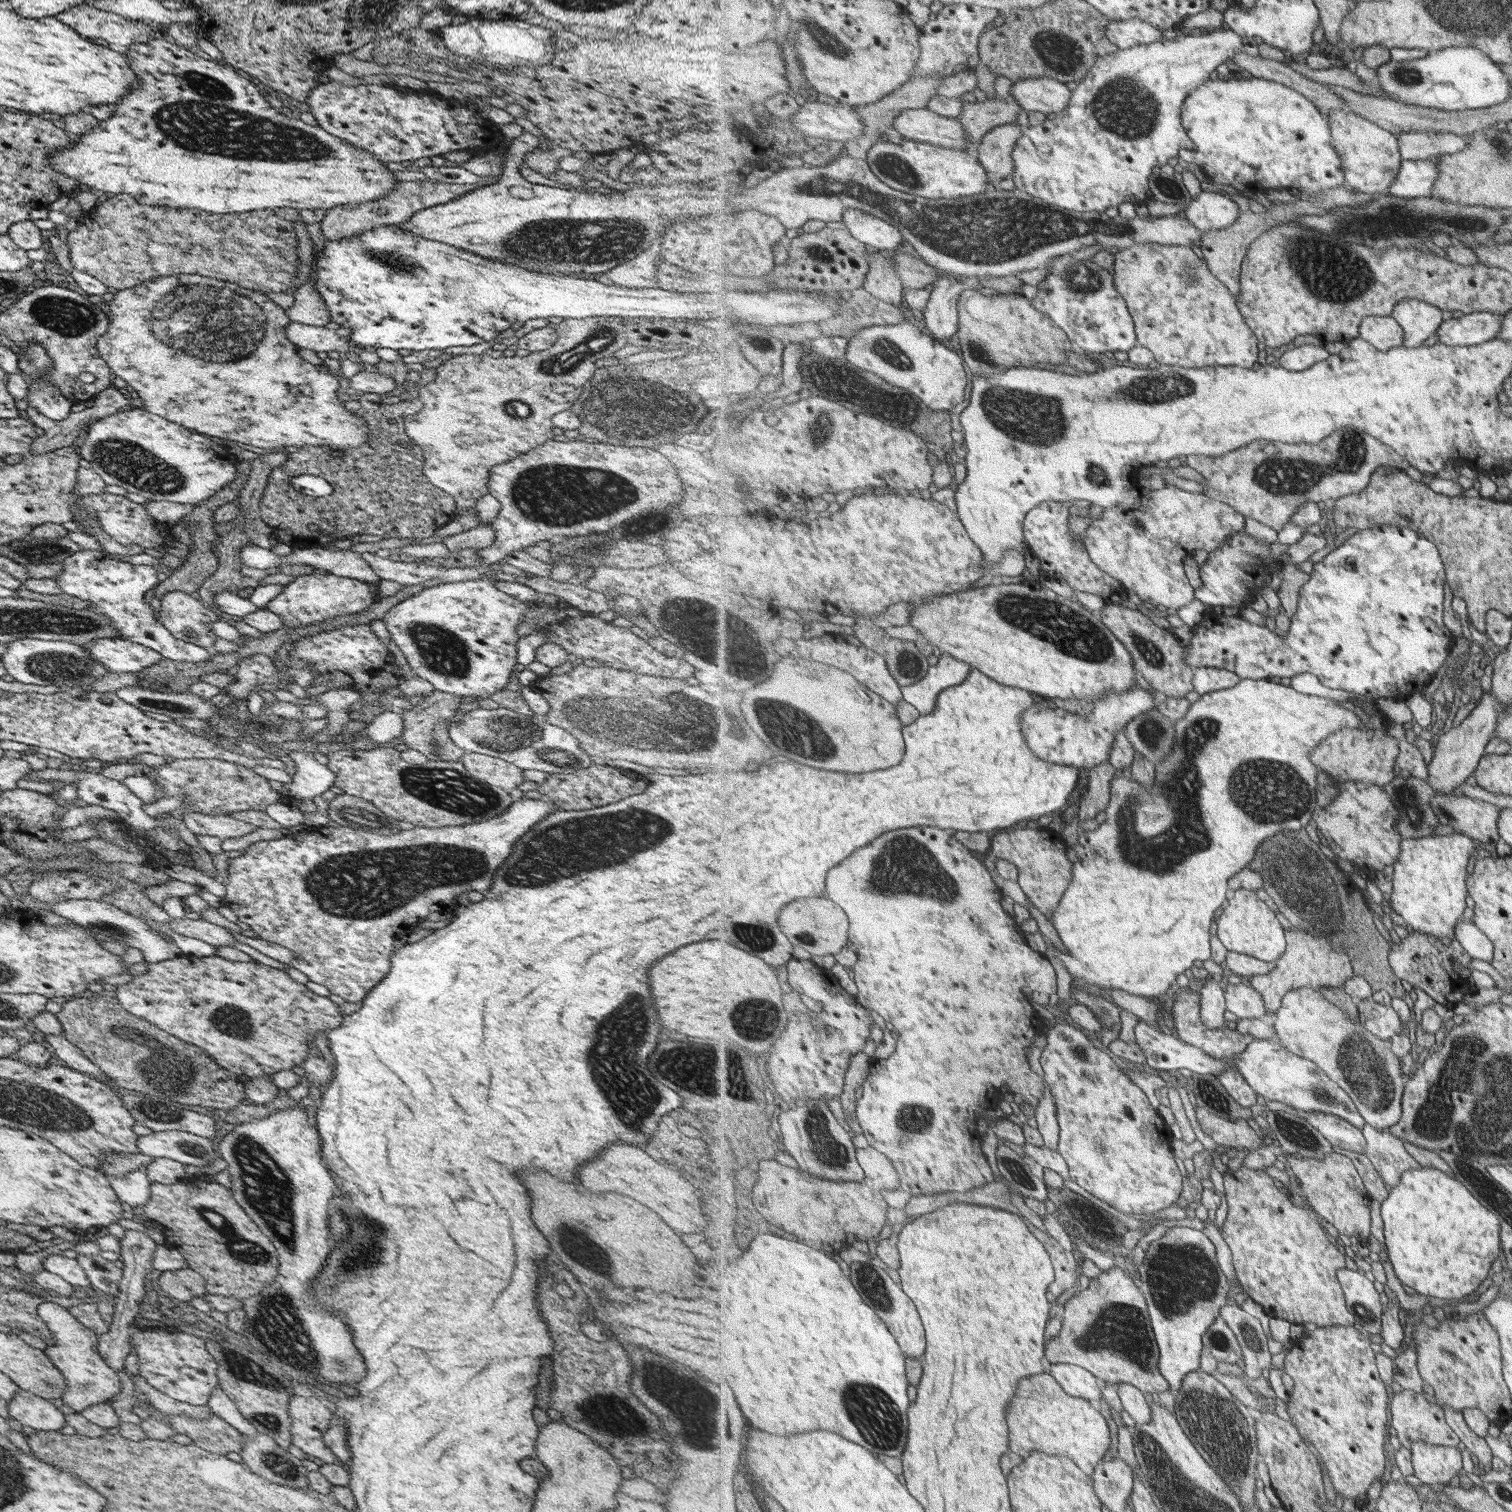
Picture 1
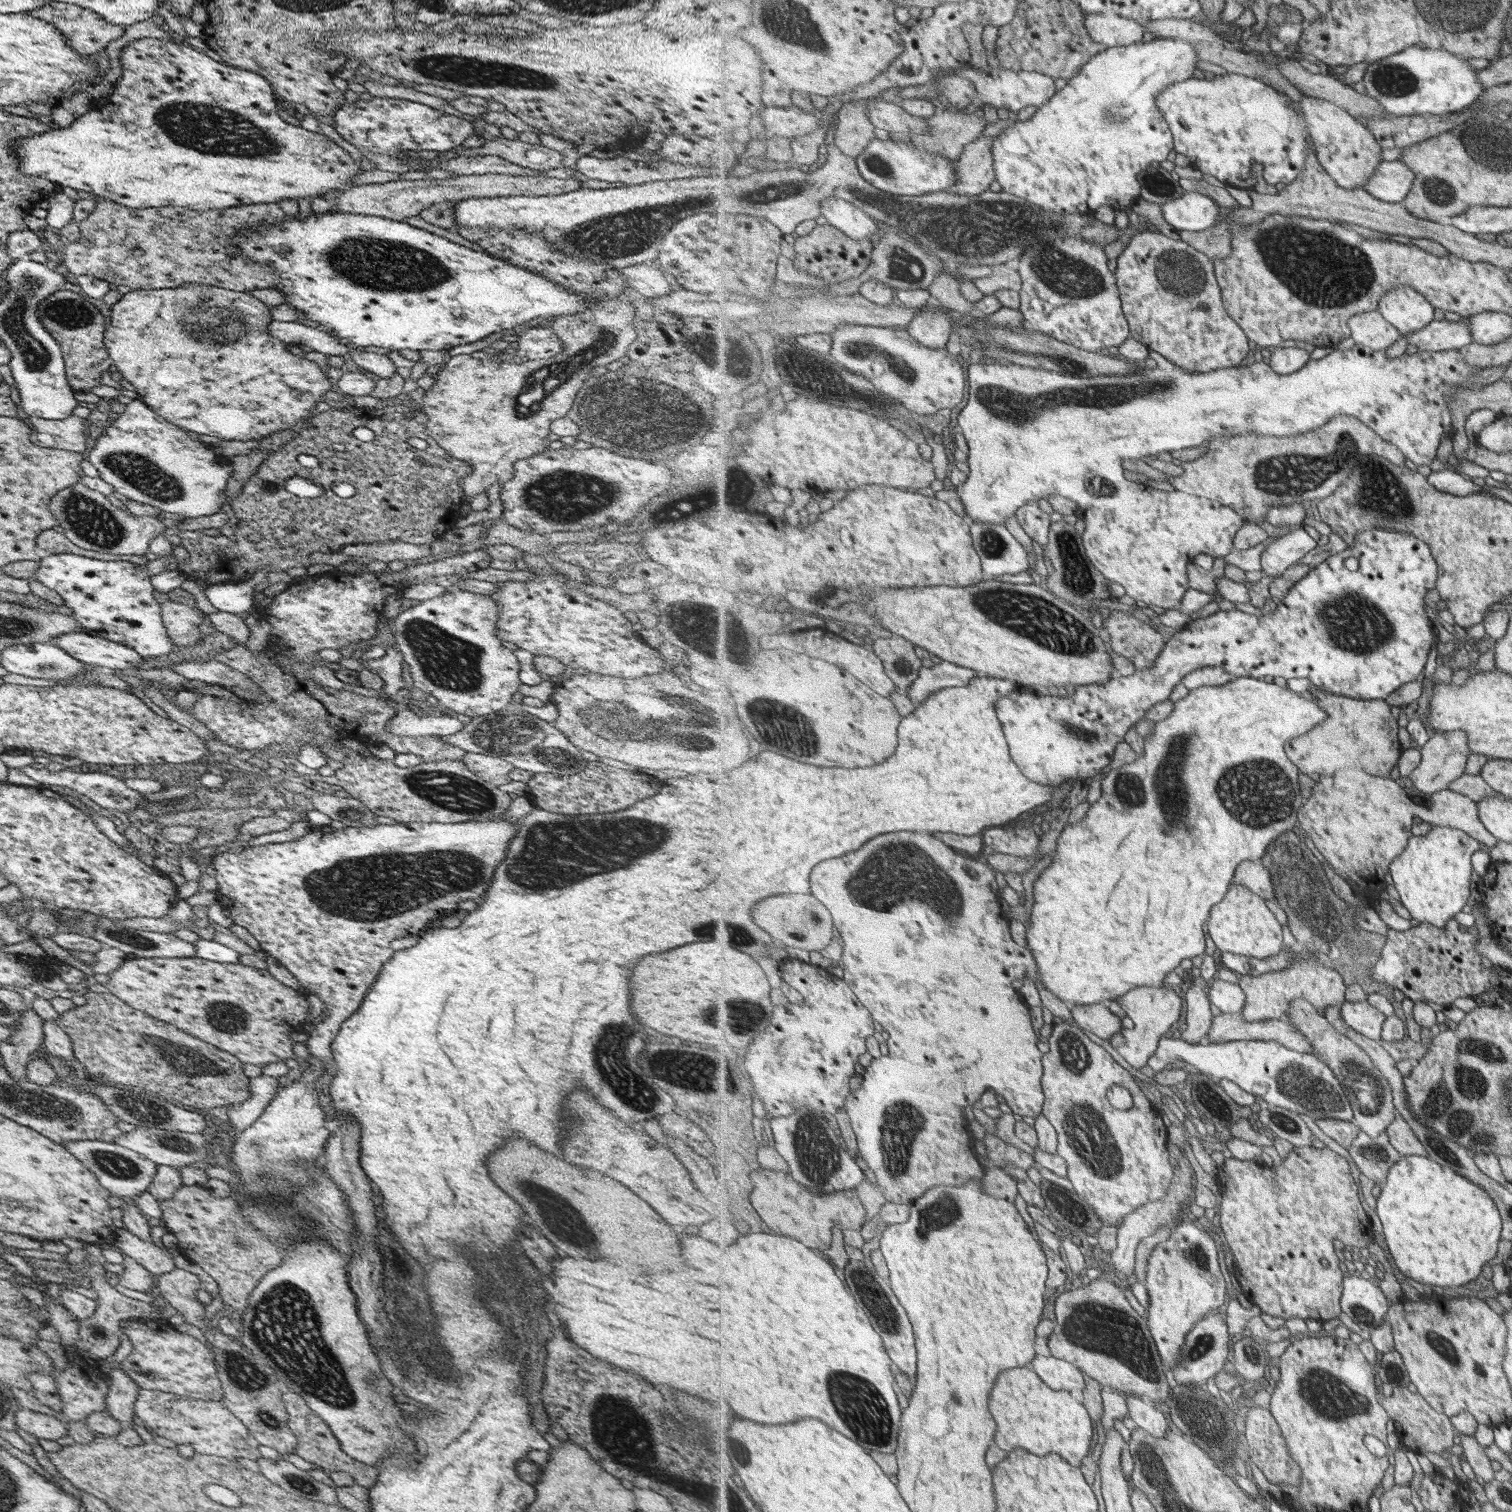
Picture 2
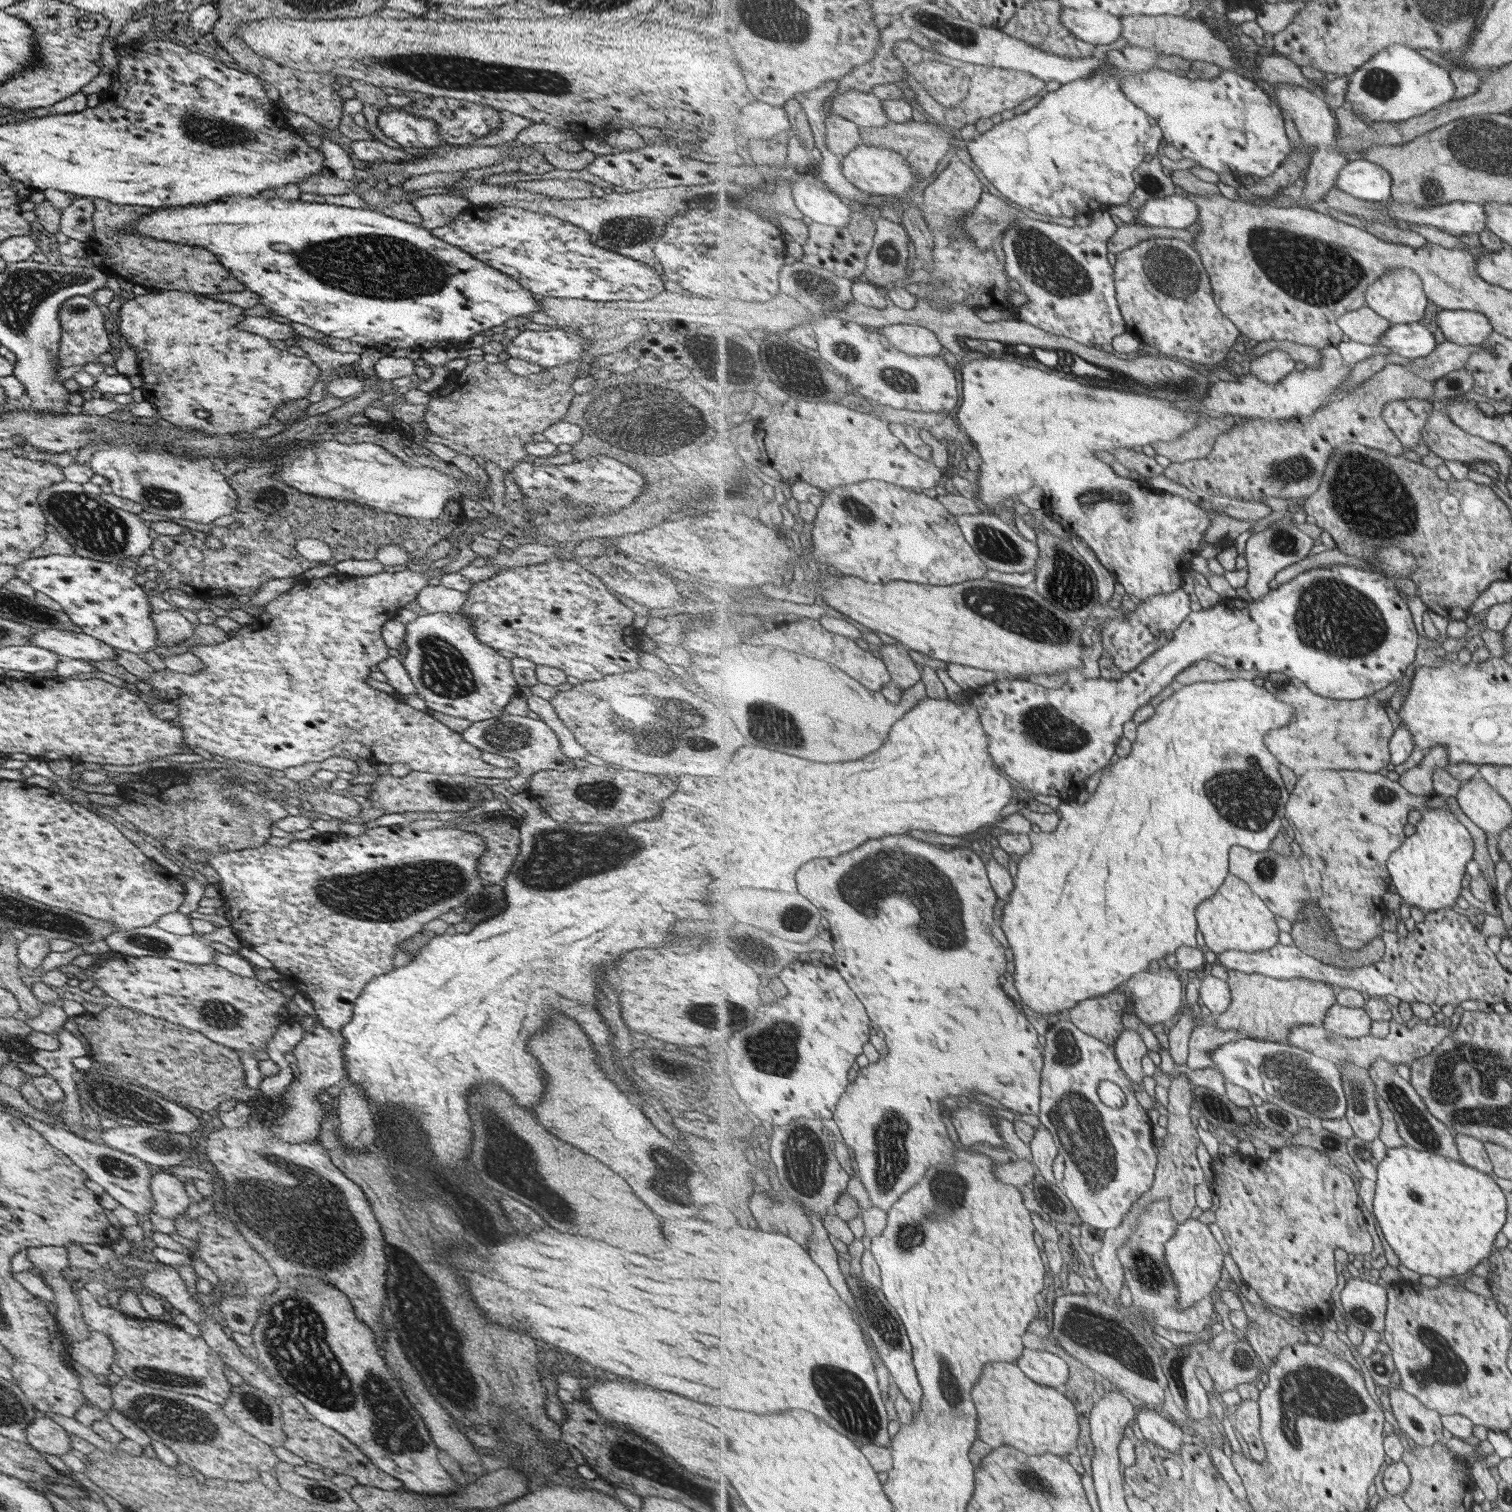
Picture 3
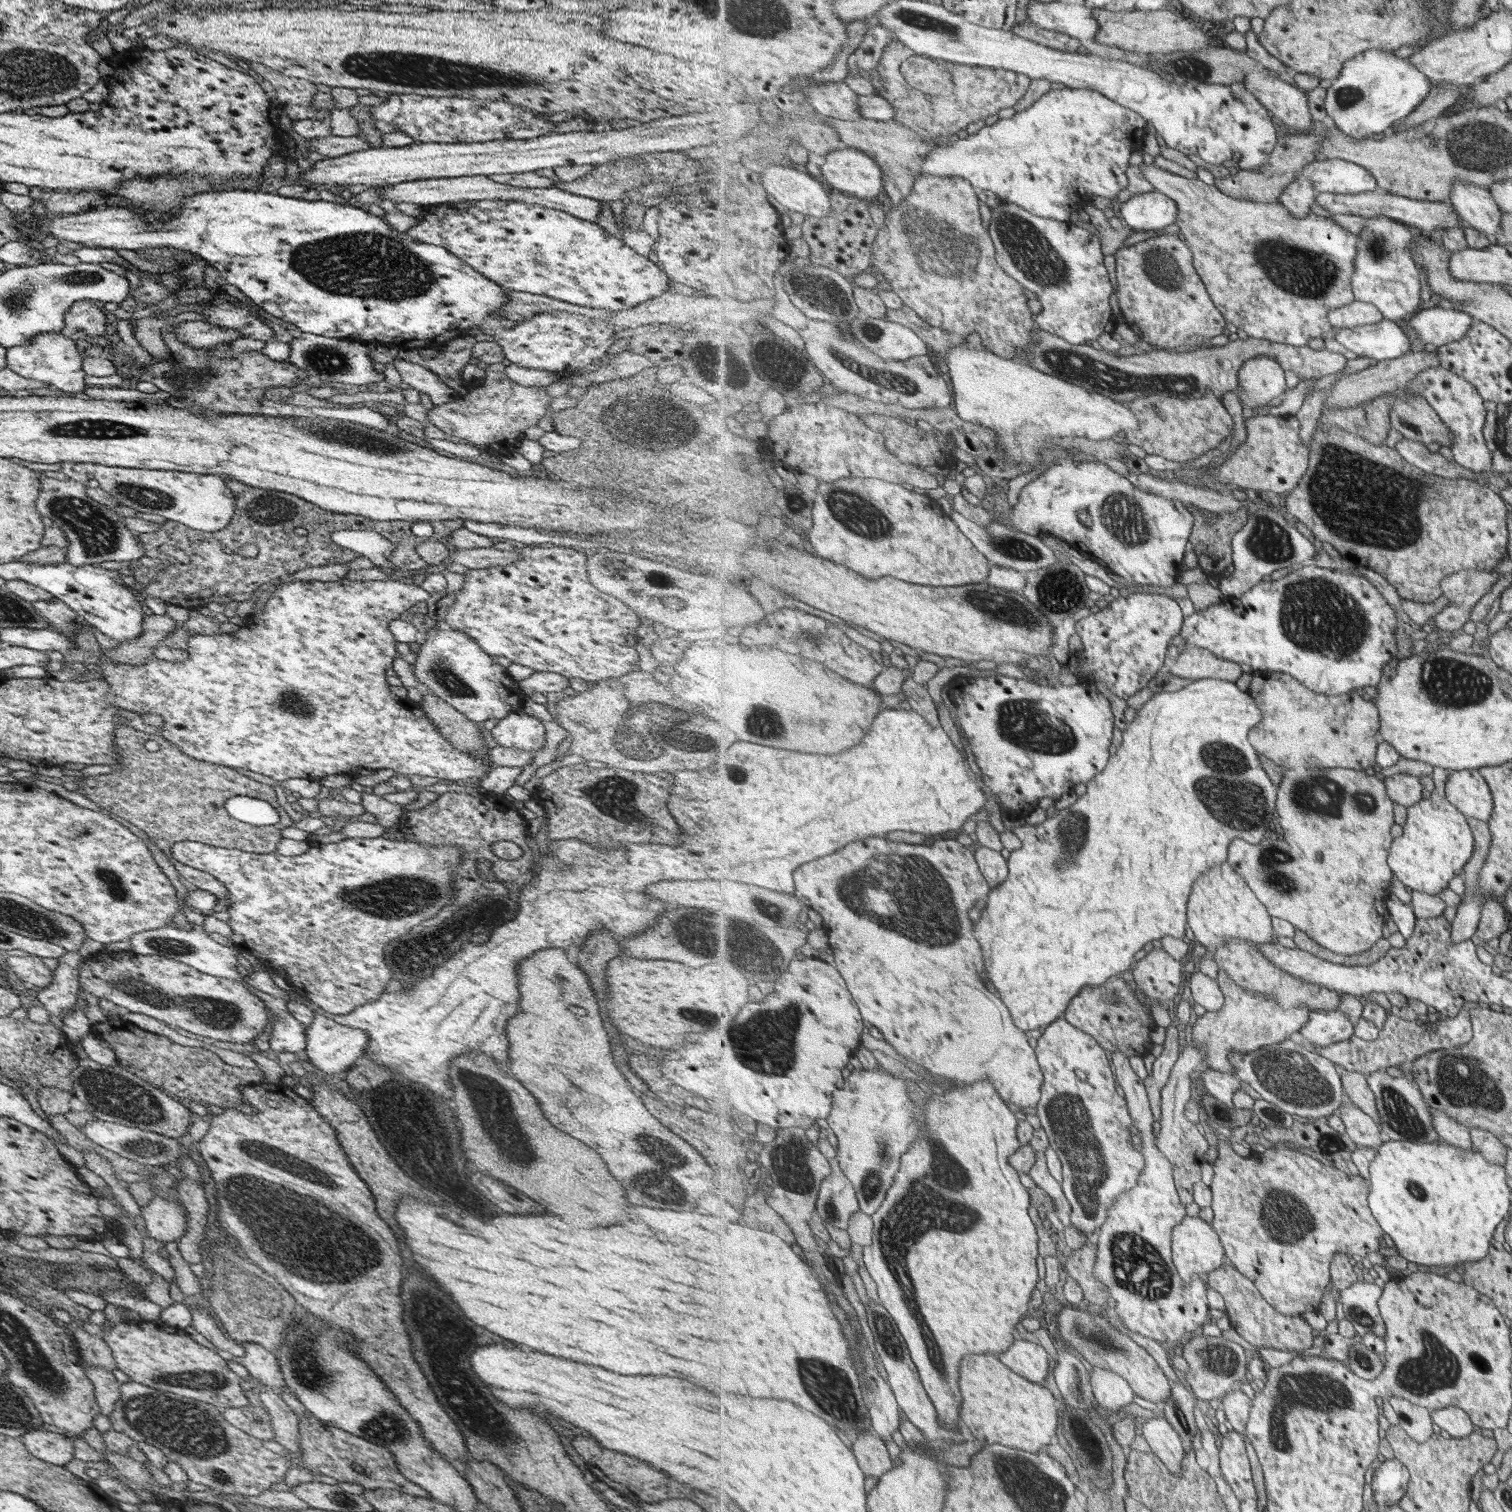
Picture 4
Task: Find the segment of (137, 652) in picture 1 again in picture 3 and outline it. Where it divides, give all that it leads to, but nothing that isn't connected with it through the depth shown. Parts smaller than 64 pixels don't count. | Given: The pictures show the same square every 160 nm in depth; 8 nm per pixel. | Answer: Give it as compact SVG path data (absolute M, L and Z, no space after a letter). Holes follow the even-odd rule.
M67 630L35 631L28 644L75 660L114 660L116 657L116 648L87 634Z

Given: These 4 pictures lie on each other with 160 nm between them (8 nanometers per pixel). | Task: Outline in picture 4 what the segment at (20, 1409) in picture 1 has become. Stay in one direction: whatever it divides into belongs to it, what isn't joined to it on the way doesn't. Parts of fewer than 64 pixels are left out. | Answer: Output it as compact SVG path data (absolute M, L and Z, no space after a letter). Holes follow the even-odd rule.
M39 1428L20 1438L25 1450L42 1461L63 1467L73 1458L72 1441L61 1434Z

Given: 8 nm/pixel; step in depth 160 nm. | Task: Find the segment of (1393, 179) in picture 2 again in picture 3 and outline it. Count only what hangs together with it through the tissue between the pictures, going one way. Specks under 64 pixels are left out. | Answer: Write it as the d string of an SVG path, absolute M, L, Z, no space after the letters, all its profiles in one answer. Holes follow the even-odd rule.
M1367 159L1350 162L1341 171L1335 187L1363 200L1386 203L1393 199L1393 175Z

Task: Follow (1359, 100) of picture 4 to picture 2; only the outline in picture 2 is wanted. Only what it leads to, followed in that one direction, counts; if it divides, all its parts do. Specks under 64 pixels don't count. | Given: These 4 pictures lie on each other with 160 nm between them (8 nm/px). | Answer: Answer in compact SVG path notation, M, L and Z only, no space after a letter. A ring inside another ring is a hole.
M1406 48L1393 56L1378 60L1367 66L1363 77L1366 93L1377 99L1393 116L1437 115L1458 112L1476 103L1487 88L1480 81L1477 68L1467 58L1447 49Z

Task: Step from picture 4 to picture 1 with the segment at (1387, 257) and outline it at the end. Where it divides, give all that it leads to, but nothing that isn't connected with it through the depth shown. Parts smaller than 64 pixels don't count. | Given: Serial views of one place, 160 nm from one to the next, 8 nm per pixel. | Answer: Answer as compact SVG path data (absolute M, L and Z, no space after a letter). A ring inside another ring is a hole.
M1417 298L1402 300L1393 311L1393 317L1405 331L1405 348L1418 348L1435 336L1444 323L1440 308Z

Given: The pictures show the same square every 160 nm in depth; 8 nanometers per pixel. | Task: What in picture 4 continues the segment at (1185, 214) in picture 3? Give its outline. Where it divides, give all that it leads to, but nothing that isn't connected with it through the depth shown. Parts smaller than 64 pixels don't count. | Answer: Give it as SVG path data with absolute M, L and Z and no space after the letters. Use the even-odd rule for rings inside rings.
M1157 190L1138 194L1127 202L1118 202L1116 208L1122 223L1136 231L1161 230L1176 224L1178 212L1177 201Z

